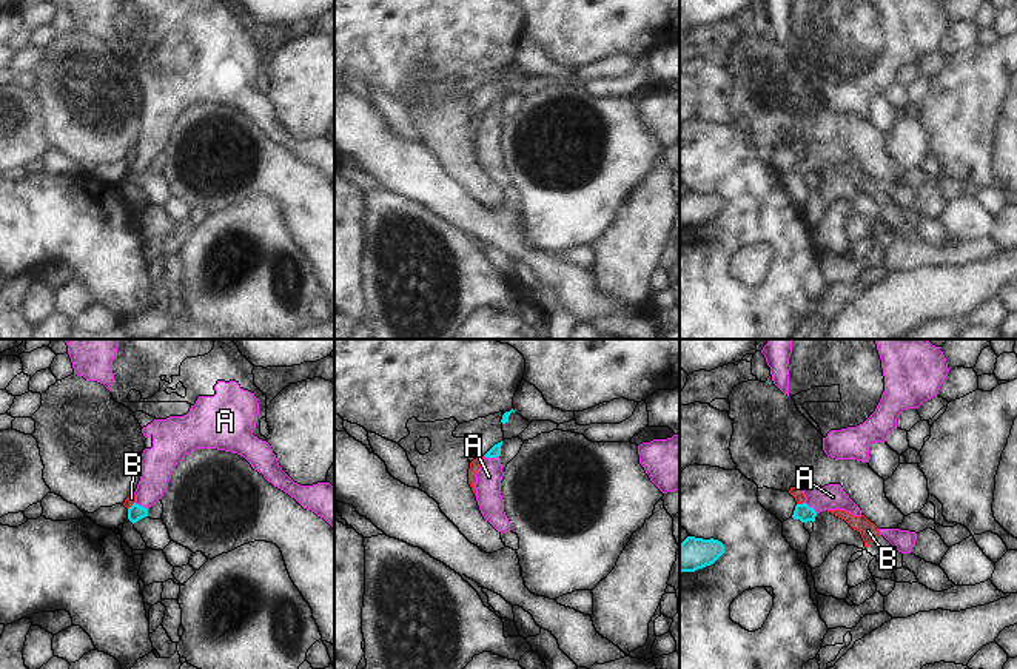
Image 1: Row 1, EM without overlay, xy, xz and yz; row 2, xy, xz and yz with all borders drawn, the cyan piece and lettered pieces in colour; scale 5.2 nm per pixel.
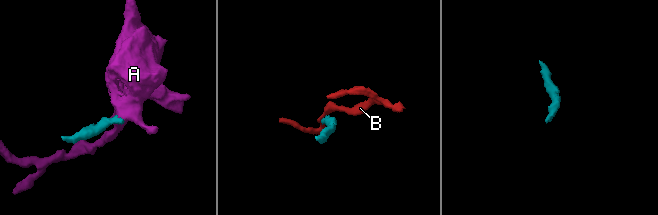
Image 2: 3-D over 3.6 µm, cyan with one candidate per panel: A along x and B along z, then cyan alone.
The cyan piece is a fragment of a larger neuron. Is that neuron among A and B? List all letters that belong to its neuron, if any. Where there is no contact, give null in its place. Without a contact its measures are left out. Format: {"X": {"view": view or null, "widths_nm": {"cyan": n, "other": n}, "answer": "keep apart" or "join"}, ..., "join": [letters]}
{"A": {"view": "xz", "widths_nm": {"cyan": 60, "other": 130}, "answer": "join"}, "B": {"view": "yz", "widths_nm": {"cyan": 90, "other": 60}, "answer": "keep apart"}, "join": ["A"]}

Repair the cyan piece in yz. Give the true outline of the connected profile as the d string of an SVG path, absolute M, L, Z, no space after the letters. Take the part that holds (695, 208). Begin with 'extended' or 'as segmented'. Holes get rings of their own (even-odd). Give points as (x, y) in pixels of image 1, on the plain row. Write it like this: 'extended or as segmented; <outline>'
as segmented; M687 191L680 199L680 228L695 227L713 219L724 208L724 199L718 194Z

